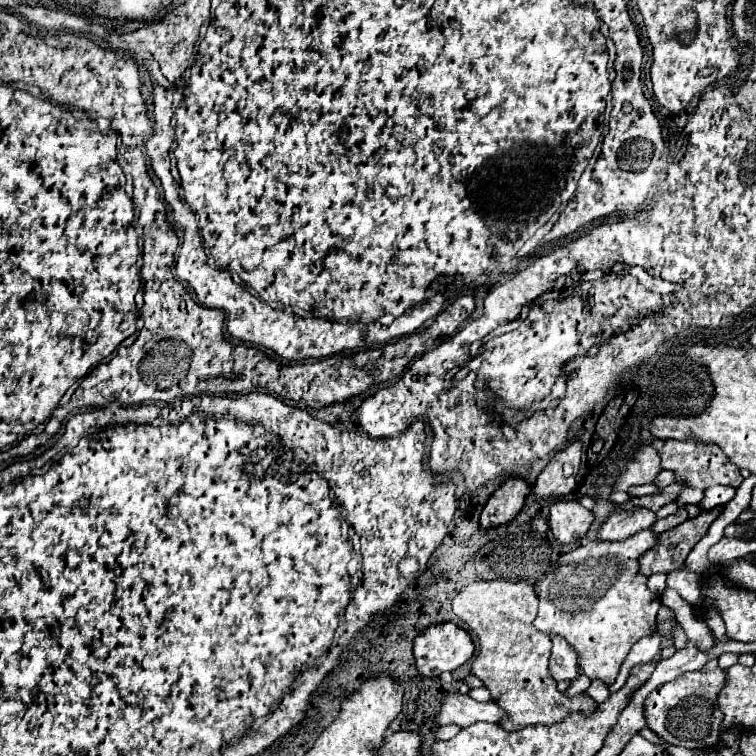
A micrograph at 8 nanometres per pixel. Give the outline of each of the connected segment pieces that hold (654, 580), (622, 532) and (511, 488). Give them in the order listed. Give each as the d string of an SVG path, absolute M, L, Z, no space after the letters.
M655 574L649 577L647 583L649 590L656 595L662 594L666 588L666 578L667 576L664 574Z
M635 506L631 510L615 510L599 530L599 540L625 540L645 528L651 528L657 514L649 508Z
M507 480L485 504L481 512L481 528L497 528L499 524L511 522L523 508L525 496L529 494L529 482L525 480Z

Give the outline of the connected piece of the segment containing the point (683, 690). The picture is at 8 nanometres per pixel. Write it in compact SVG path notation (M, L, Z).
M697 670L679 676L679 680L667 682L659 686L645 702L645 716L647 726L667 740L669 744L683 746L683 748L711 748L719 740L719 724L721 712L717 708L717 694L723 686L725 670Z

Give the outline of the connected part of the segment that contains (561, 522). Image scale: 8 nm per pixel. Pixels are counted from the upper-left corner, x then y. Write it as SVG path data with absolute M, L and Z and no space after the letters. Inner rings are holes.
M559 500L549 510L549 526L561 544L573 544L583 538L595 516L575 500Z

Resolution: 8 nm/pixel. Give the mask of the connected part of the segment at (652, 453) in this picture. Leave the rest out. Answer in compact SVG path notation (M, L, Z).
M643 446L615 482L615 490L629 490L633 486L655 482L661 470L661 458L657 450L653 446Z

